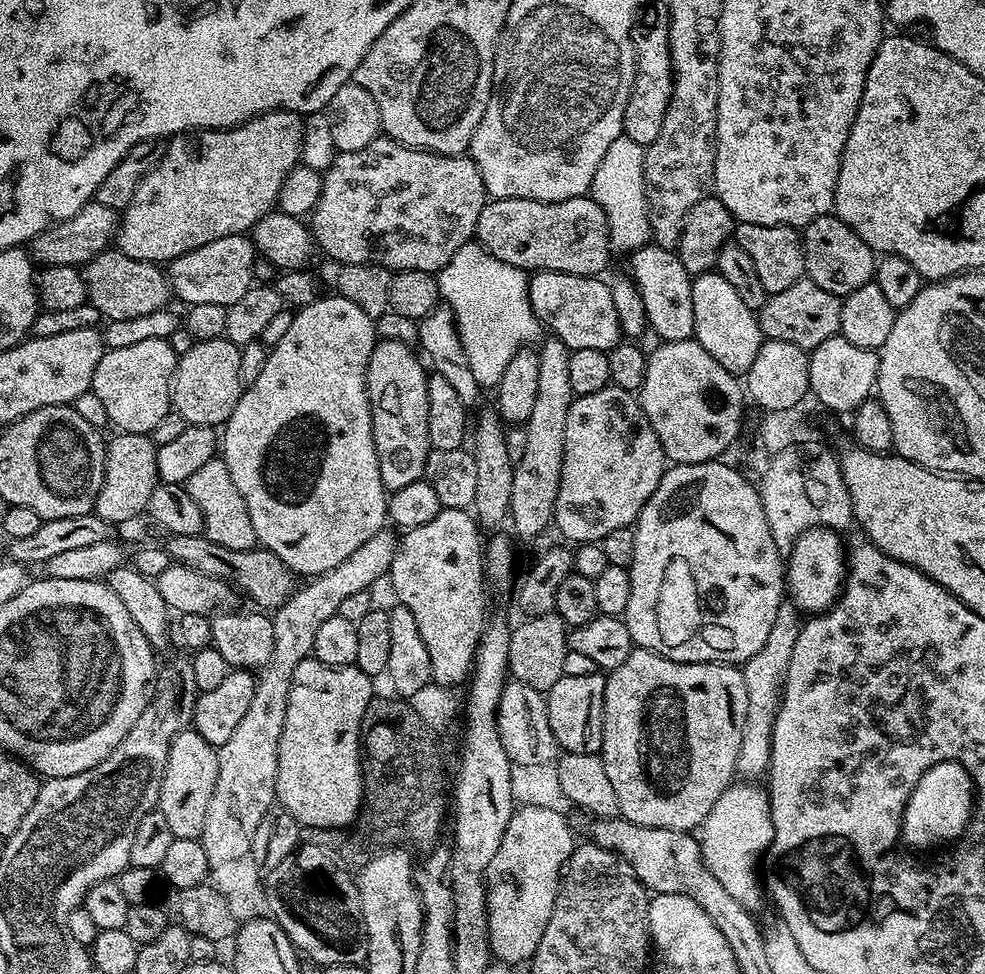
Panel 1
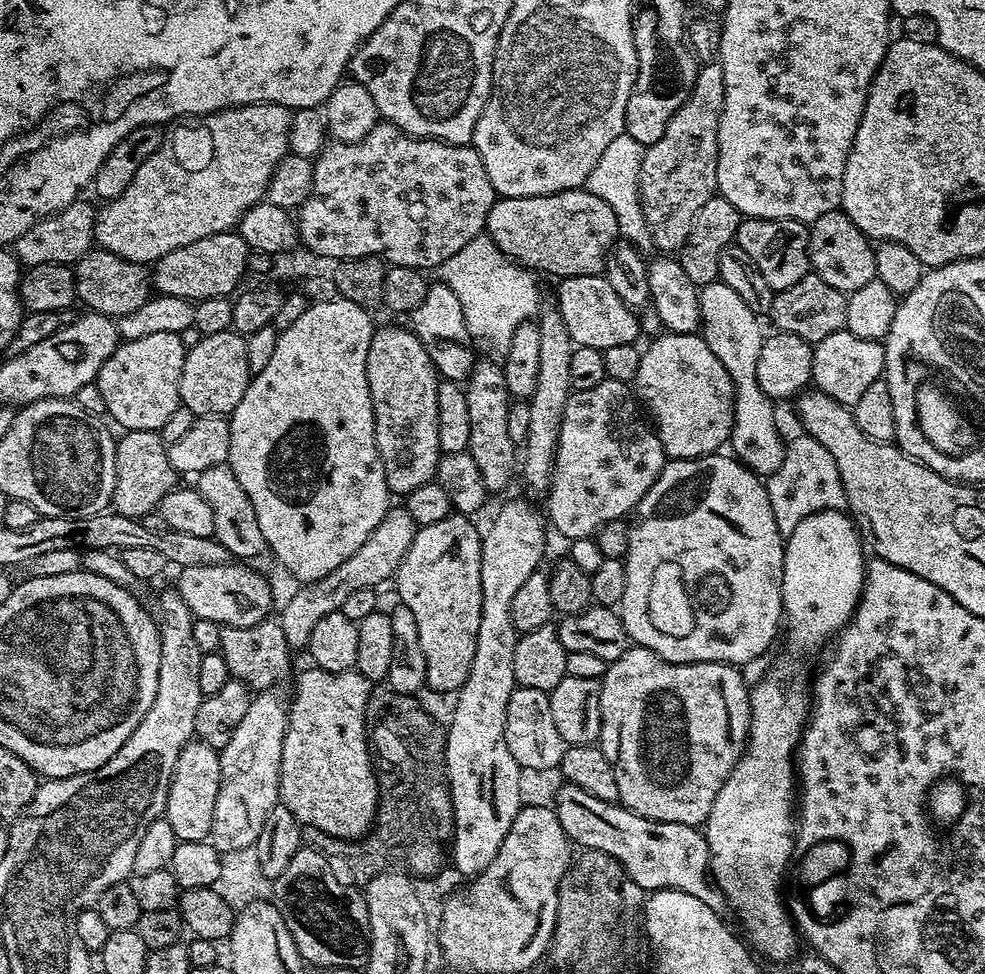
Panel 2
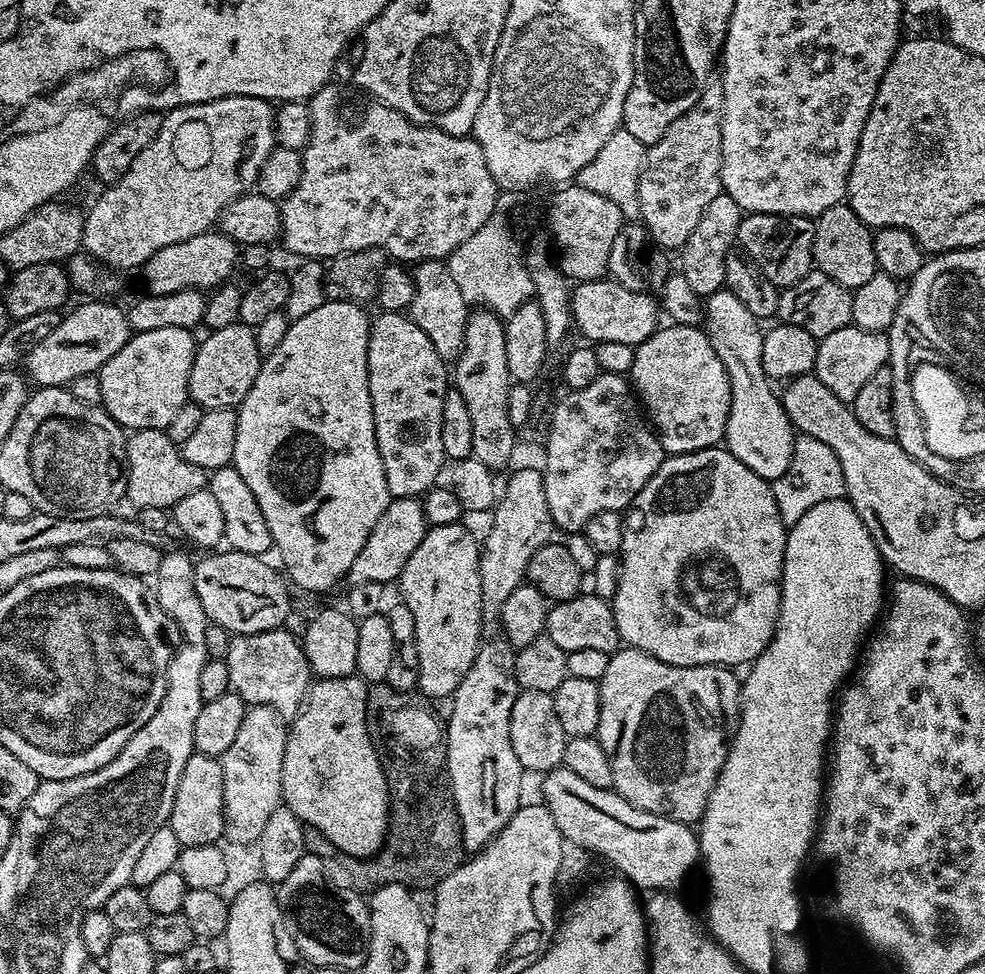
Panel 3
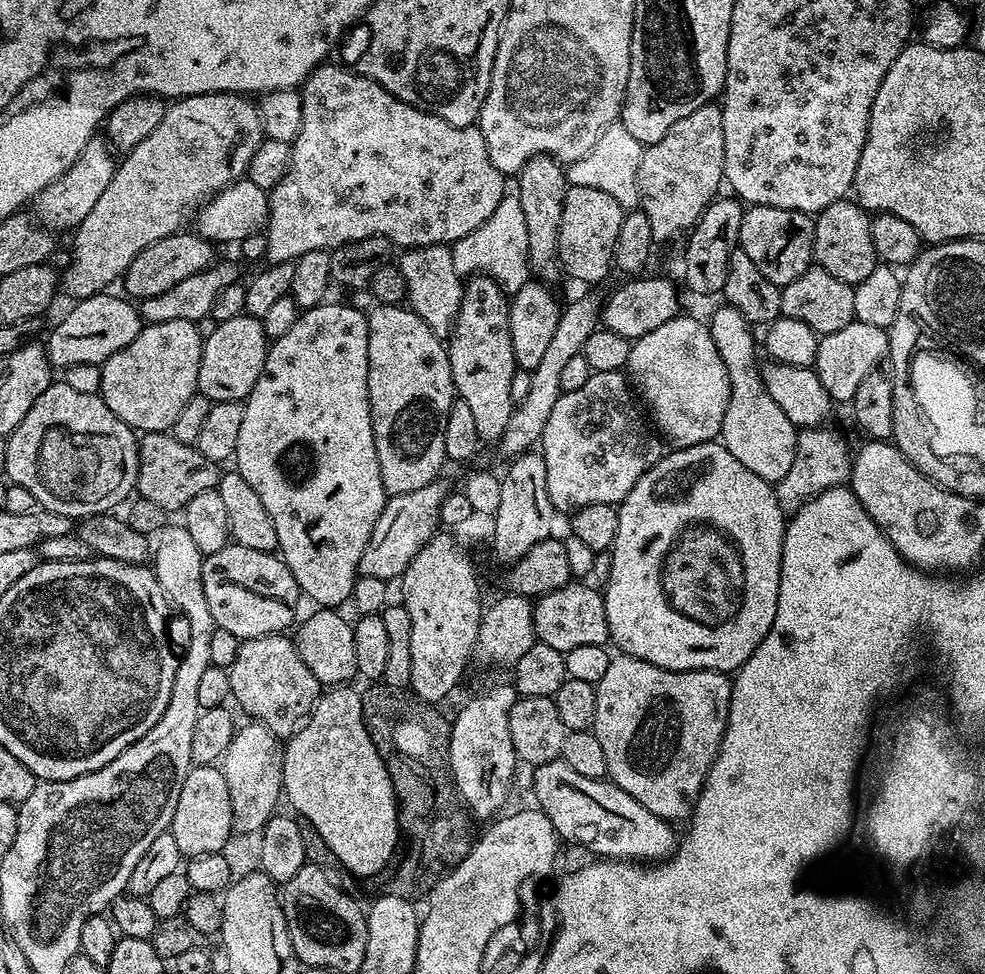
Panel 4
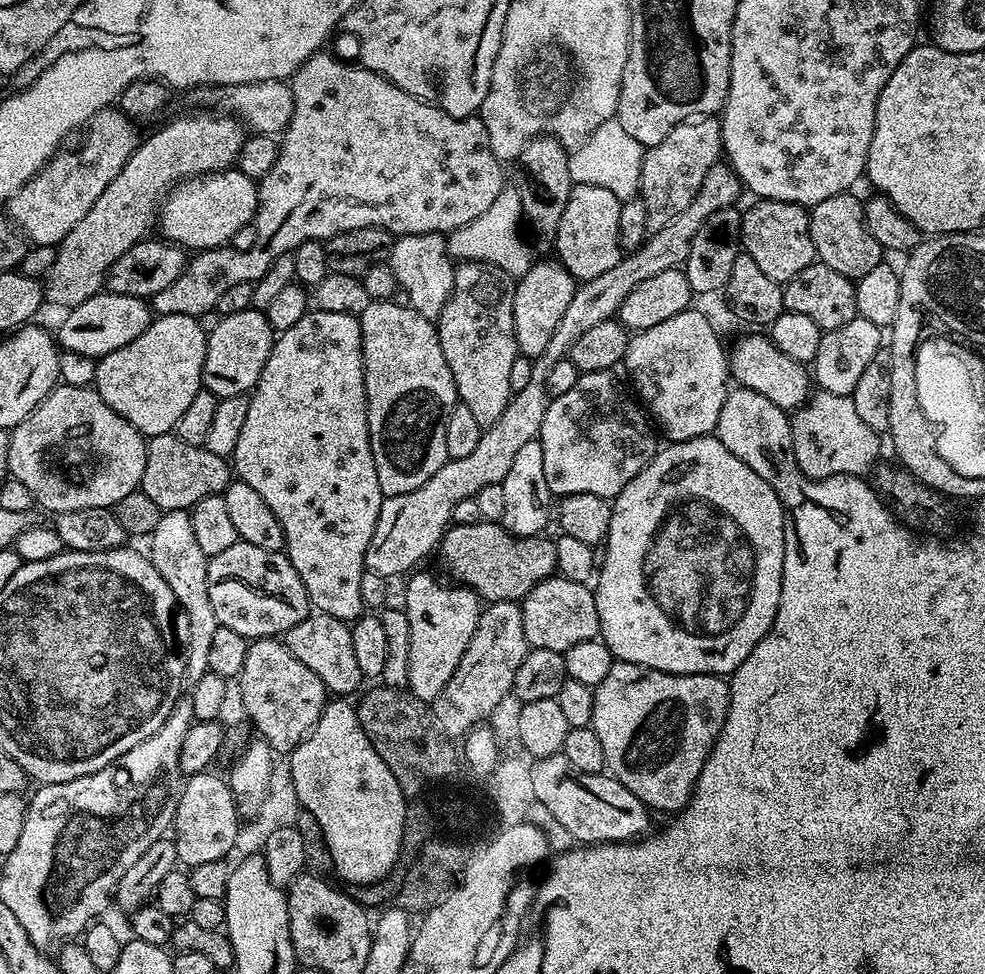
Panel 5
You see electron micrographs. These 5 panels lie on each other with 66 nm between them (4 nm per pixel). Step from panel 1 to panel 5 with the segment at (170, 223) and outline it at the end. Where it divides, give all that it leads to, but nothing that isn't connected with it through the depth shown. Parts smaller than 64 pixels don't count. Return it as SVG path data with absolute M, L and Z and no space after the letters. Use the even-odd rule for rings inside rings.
M195 110L189 116L176 116L169 124L161 126L157 132L145 135L130 154L126 166L118 170L118 178L102 190L98 202L86 210L86 218L66 234L57 247L57 258L54 266L51 266L48 275L42 280L44 285L44 298L49 305L57 304L63 310L77 308L86 298L96 295L105 287L108 271L130 246L134 246L140 240L149 235L148 232L158 220L158 206L163 204L169 192L180 183L181 180L191 180L206 175L207 172L223 172L225 168L235 165L238 154L242 150L242 142L246 135L243 124L234 116L221 114L216 110Z

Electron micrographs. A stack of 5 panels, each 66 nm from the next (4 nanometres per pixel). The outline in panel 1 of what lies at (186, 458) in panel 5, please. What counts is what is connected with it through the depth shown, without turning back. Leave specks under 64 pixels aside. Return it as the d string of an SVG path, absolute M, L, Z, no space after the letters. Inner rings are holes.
M120 432L113 440L109 439L104 454L104 477L102 486L98 490L94 515L102 518L107 524L119 526L135 516L143 517L148 507L150 494L156 489L158 477L156 474L156 450L157 445L153 444L151 435L142 432Z

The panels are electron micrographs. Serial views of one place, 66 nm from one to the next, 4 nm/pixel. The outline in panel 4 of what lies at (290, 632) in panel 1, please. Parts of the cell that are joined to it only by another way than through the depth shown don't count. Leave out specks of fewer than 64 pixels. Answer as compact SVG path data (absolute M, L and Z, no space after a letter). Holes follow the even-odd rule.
M433 482L422 486L422 490L410 490L410 494L398 494L397 496L388 496L384 502L384 509L379 515L378 522L375 523L374 531L367 542L366 550L363 551L363 558L359 560L359 573L364 576L382 578L383 580L392 579L395 576L403 577L406 566L430 542L430 538L435 536L441 527L440 511L442 502L446 495L446 488L440 485L440 482ZM248 722L248 725L237 727L232 736L230 746L222 761L222 771L226 778L226 787L230 789L230 810L232 811L232 826L239 832L261 833L271 816L277 815L276 803L282 800L284 791L284 750L281 741L265 724Z

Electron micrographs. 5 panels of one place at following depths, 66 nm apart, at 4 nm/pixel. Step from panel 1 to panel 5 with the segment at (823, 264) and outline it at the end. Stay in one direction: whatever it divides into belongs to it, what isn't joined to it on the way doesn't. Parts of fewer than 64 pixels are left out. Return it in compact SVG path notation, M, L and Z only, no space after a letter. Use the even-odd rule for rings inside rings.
M846 191L834 194L834 198L826 198L826 202L811 205L810 238L819 263L831 266L838 274L846 274L846 278L855 282L882 262L882 249L866 226L861 197L852 195L851 191Z

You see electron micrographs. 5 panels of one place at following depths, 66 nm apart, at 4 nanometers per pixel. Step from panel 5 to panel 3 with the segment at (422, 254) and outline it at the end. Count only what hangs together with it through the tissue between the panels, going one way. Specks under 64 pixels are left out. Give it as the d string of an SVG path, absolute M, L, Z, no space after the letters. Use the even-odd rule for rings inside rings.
M421 260L411 269L414 278L414 302L410 309L412 321L434 342L434 350L446 362L454 362L466 338L466 322L470 315L470 306L462 298L462 290L458 290L458 282L454 282L447 263L444 260Z

